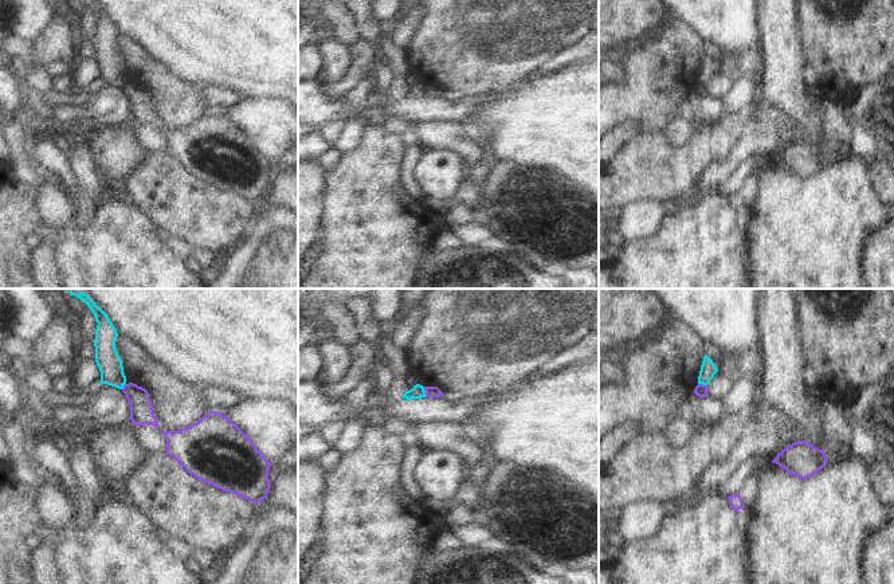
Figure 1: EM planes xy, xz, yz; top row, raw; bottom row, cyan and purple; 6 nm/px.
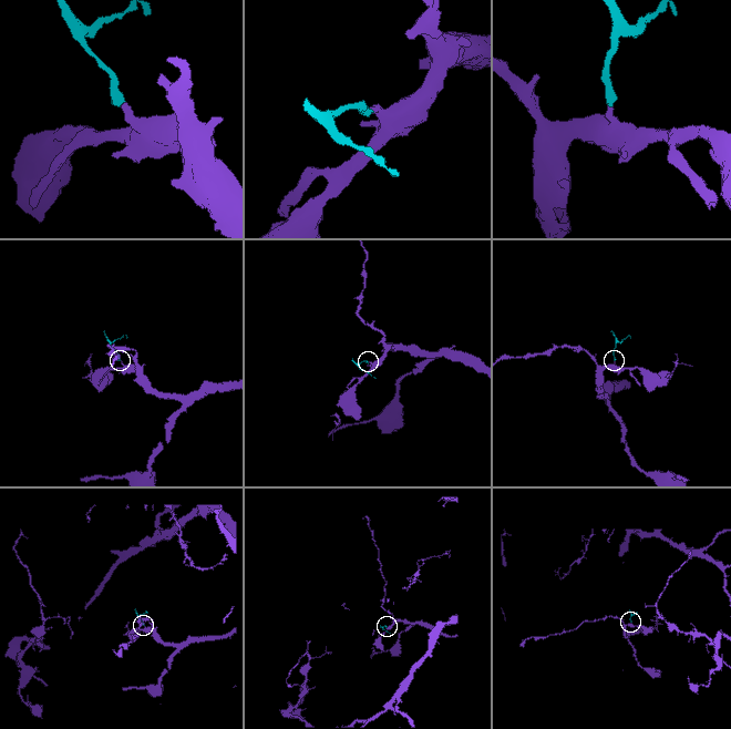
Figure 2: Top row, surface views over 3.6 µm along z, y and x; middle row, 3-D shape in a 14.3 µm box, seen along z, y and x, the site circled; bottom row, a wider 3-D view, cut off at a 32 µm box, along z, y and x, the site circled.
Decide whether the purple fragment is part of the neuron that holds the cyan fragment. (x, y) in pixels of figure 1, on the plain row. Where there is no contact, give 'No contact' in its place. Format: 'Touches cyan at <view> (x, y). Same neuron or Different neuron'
Touches cyan at xz (424, 91). Different neuron

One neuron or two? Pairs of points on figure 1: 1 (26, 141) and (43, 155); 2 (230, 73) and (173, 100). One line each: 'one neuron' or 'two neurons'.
1: two neurons
2: two neurons

